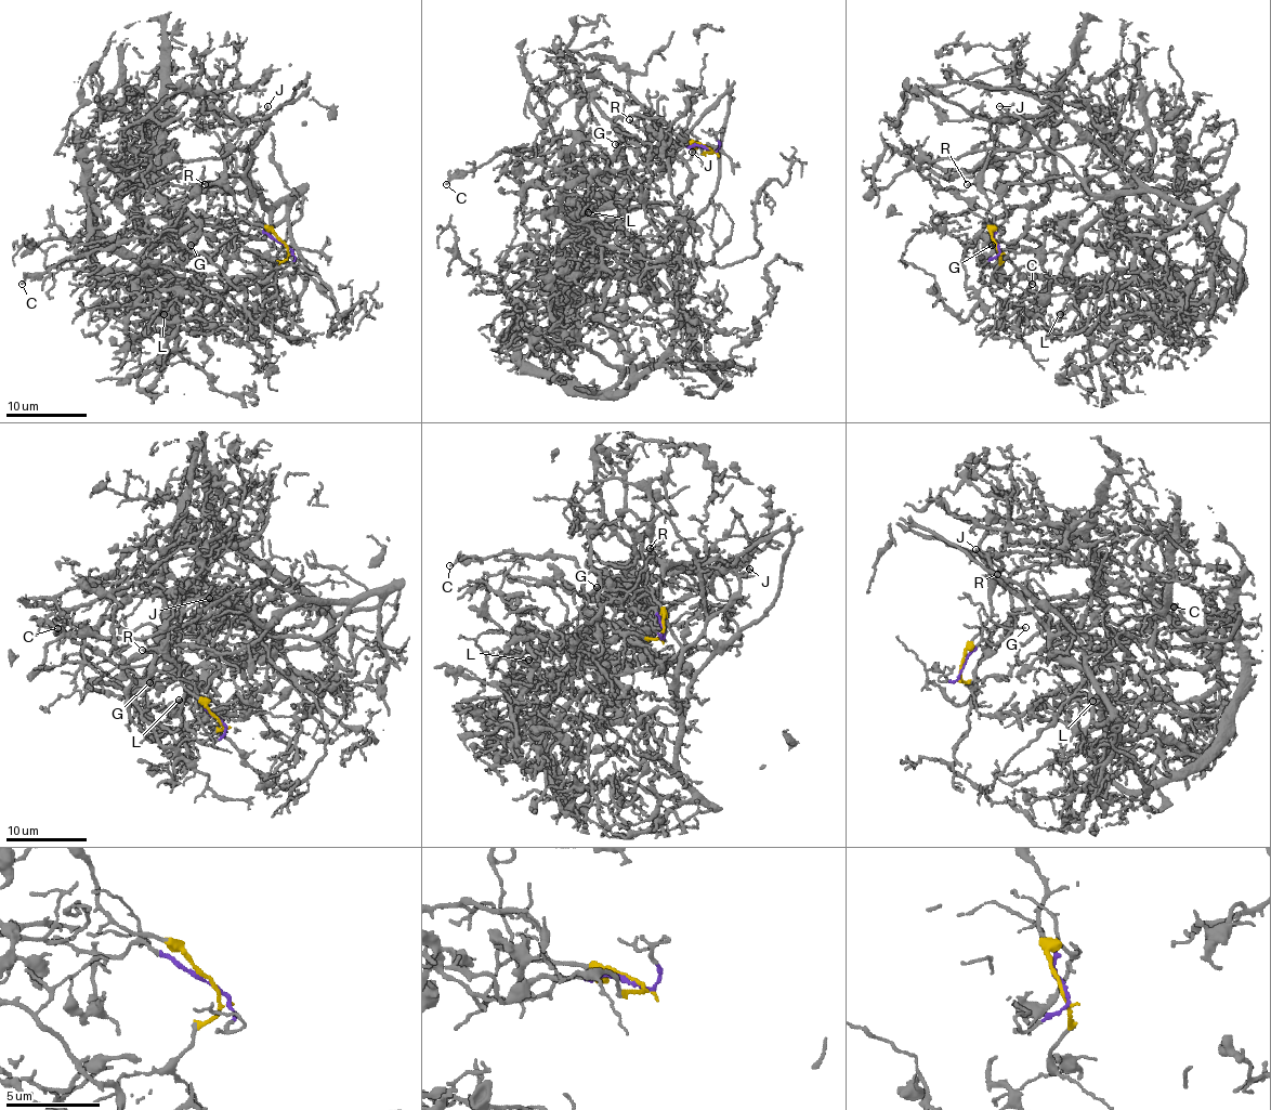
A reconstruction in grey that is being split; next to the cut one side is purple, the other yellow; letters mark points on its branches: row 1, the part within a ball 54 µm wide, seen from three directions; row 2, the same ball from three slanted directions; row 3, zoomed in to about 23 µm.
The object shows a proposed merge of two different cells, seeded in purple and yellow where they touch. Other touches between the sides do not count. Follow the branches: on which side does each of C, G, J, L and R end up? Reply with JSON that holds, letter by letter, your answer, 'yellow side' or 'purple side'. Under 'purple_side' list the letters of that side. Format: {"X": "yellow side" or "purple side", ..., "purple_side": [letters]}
{"C": "purple side", "G": "purple side", "J": "yellow side", "L": "purple side", "R": "yellow side", "purple_side": ["C", "G", "L"]}

